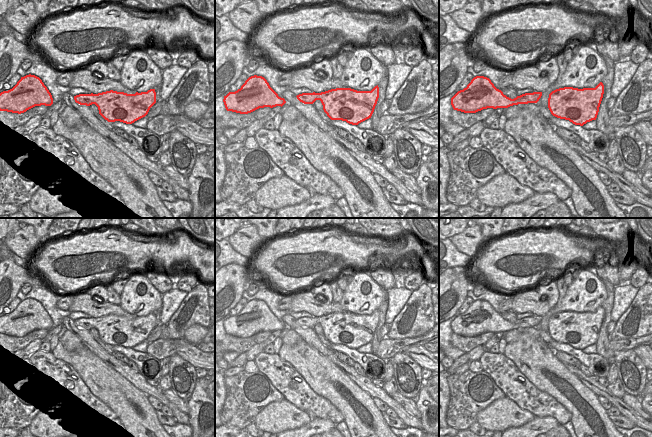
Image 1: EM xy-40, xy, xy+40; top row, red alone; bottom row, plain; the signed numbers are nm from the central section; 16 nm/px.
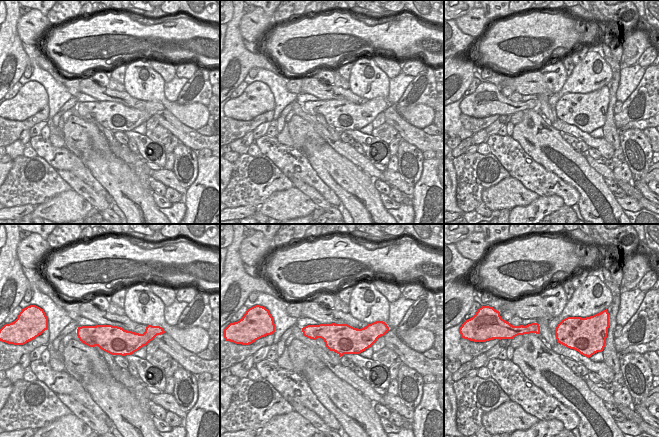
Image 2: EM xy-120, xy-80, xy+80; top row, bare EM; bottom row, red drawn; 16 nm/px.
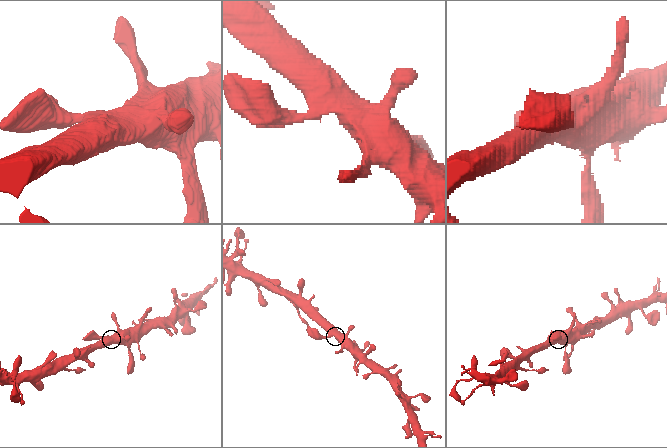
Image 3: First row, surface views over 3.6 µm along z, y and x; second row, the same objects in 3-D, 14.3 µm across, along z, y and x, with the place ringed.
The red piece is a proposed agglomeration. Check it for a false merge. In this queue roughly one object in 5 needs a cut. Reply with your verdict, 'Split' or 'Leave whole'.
Leave whole

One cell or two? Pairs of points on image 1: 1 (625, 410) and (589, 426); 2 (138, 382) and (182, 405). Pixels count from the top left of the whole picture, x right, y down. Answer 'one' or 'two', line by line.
1: two
2: two

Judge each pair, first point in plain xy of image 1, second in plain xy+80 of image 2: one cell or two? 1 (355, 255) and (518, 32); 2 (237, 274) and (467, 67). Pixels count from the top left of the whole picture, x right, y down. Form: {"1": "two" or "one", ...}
{"1": "one", "2": "one"}

